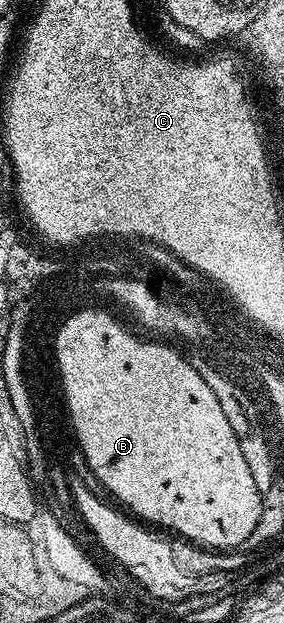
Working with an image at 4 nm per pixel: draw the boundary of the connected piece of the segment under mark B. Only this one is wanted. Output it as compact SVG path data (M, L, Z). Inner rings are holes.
M80 317L64 328L64 337L59 340L59 356L60 363L66 370L67 392L72 397L74 407L72 425L76 425L76 430L82 435L82 442L77 445L80 453L86 458L91 473L123 503L118 502L127 512L133 513L139 520L150 525L159 523L160 526L167 527L167 532L206 549L234 549L234 535L248 535L256 529L261 517L261 512L256 511L256 500L260 494L256 483L252 481L252 472L244 462L244 453L240 453L240 441L236 433L232 433L232 425L228 425L228 417L224 417L224 409L216 393L212 393L202 372L192 366L189 358L185 354L174 355L173 349L162 343L145 343L143 339L123 335L119 320L110 322L105 317Z

